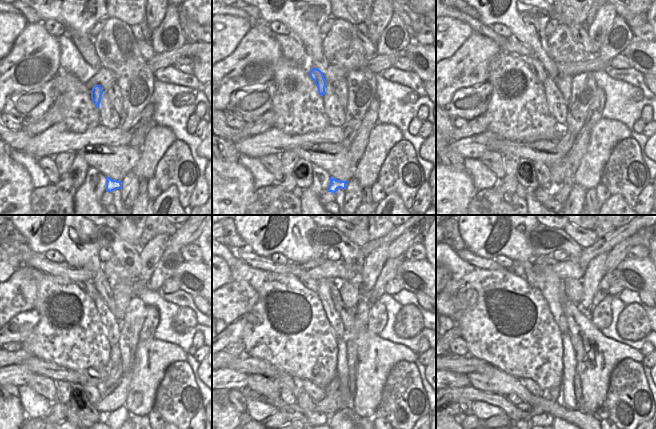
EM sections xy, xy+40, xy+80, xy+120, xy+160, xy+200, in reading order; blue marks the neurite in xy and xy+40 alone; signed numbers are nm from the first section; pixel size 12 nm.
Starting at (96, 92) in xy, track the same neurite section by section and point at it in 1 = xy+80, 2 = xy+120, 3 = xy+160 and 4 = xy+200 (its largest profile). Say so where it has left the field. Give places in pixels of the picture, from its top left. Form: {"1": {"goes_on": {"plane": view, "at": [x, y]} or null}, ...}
{"1": {"goes_on": {"plane": "xy+80", "at": [531, 60]}}, "2": {"goes_on": {"plane": "xy+120", "at": [87, 286]}}, "3": {"goes_on": {"plane": "xy+160", "at": [307, 281]}}, "4": {"goes_on": {"plane": "xy+200", "at": [524, 269]}}}

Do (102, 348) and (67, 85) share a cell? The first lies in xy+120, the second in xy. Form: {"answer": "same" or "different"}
{"answer": "same"}

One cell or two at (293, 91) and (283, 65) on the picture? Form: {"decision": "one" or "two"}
{"decision": "one"}

